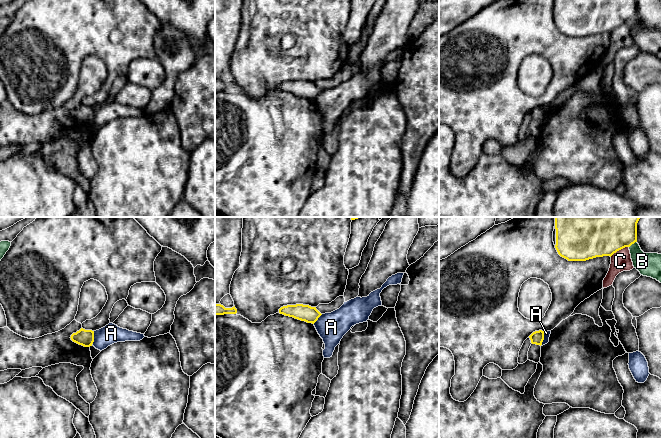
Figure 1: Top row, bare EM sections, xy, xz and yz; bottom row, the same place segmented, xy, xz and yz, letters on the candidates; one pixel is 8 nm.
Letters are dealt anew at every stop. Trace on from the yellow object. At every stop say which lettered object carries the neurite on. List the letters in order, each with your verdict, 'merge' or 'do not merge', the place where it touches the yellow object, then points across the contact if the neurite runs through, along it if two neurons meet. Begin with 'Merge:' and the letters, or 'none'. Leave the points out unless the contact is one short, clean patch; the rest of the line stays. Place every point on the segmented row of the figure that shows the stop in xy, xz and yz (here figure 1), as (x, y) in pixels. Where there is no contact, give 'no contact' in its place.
Merge: none
A: do not merge | yz (543, 338)
B: do not merge | yz (632, 243)
C: do not merge | yz (619, 249)

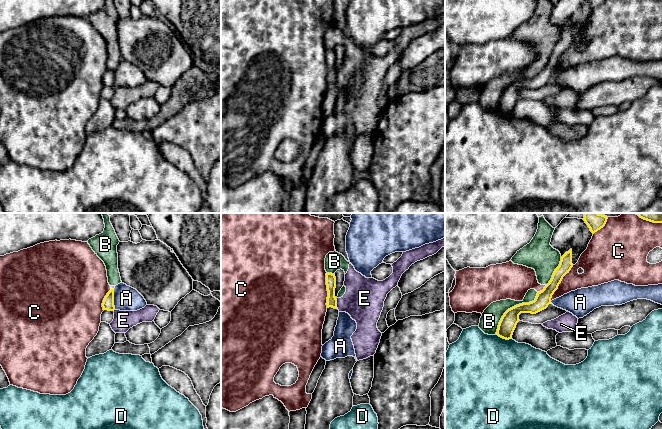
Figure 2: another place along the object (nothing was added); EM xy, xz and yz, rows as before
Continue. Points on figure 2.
Merge: none
A: do not merge | xy (113, 299) | along xy (113, 289), (113, 305), (115, 309)
B: do not merge | yz (512, 307)
C: do not merge | yz (560, 282)
D: do not merge | yz (504, 338) | along yz (496, 334), (503, 338), (511, 339)
E: do not merge | xz (336, 304) | along xz (336, 299), (336, 306), (338, 308)

